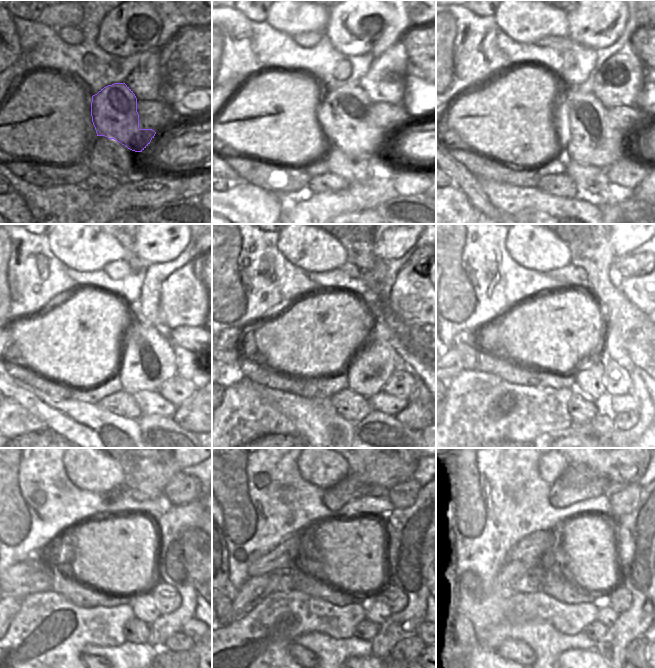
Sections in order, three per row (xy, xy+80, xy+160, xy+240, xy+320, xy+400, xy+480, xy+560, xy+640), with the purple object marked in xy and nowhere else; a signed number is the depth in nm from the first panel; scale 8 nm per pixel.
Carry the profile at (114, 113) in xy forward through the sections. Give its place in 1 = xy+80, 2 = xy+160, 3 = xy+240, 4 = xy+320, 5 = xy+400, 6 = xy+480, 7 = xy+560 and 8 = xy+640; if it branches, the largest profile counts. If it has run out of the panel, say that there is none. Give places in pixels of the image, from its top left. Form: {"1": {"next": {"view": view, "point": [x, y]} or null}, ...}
{"1": {"next": {"view": "xy+80", "point": [346, 113]}}, "2": {"next": {"view": "xy+160", "point": [591, 137]}}, "3": {"next": {"view": "xy+240", "point": [148, 360]}}, "4": {"next": {"view": "xy+320", "point": [369, 372]}}, "5": {"next": {"view": "xy+400", "point": [590, 380]}}, "6": {"next": {"view": "xy+480", "point": [144, 606]}}, "7": {"next": {"view": "xy+560", "point": [376, 611]}}, "8": {"next": {"view": "xy+640", "point": [607, 615]}}}

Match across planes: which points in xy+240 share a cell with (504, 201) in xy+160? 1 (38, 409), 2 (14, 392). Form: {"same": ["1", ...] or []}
{"same": ["1", "2"]}

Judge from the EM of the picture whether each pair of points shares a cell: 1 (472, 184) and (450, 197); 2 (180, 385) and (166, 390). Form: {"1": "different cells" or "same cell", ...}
{"1": "different cells", "2": "same cell"}

